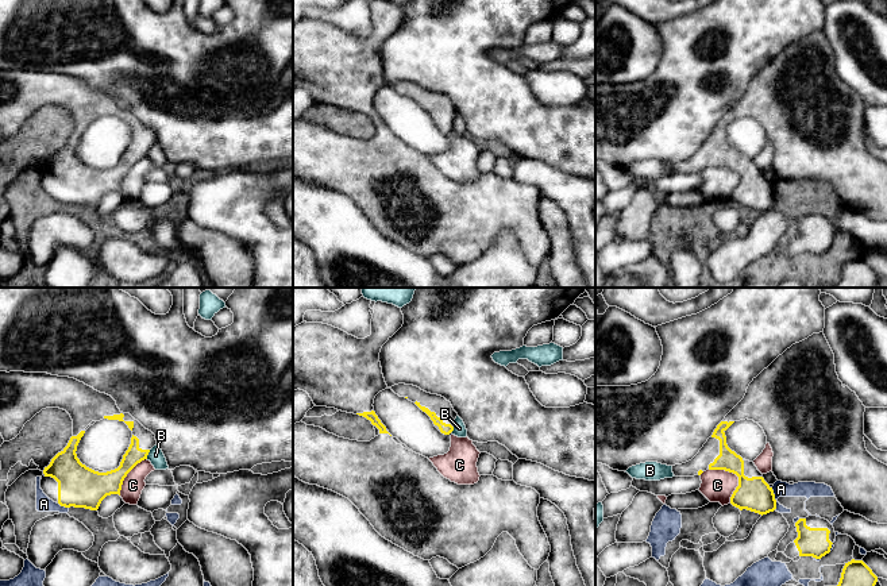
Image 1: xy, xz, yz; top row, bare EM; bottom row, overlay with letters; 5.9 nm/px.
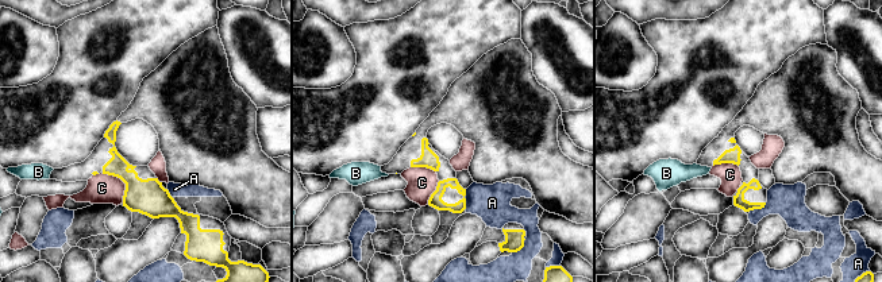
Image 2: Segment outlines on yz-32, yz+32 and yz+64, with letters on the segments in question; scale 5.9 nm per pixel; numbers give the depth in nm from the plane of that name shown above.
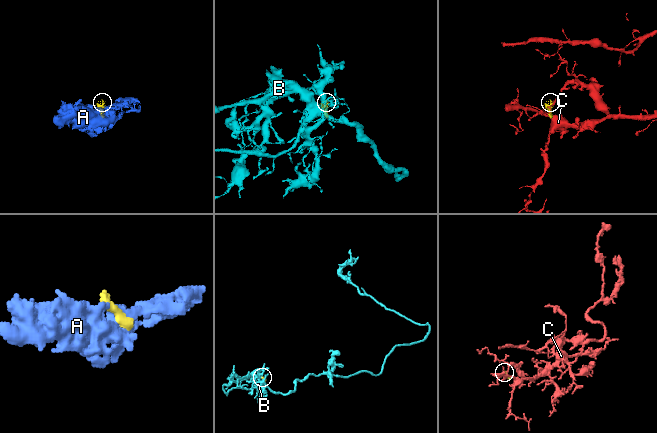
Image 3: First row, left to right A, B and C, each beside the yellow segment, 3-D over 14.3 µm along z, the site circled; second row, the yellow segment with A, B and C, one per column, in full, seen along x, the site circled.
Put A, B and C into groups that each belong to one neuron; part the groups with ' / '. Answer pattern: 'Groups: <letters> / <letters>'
Groups: A / B / C

